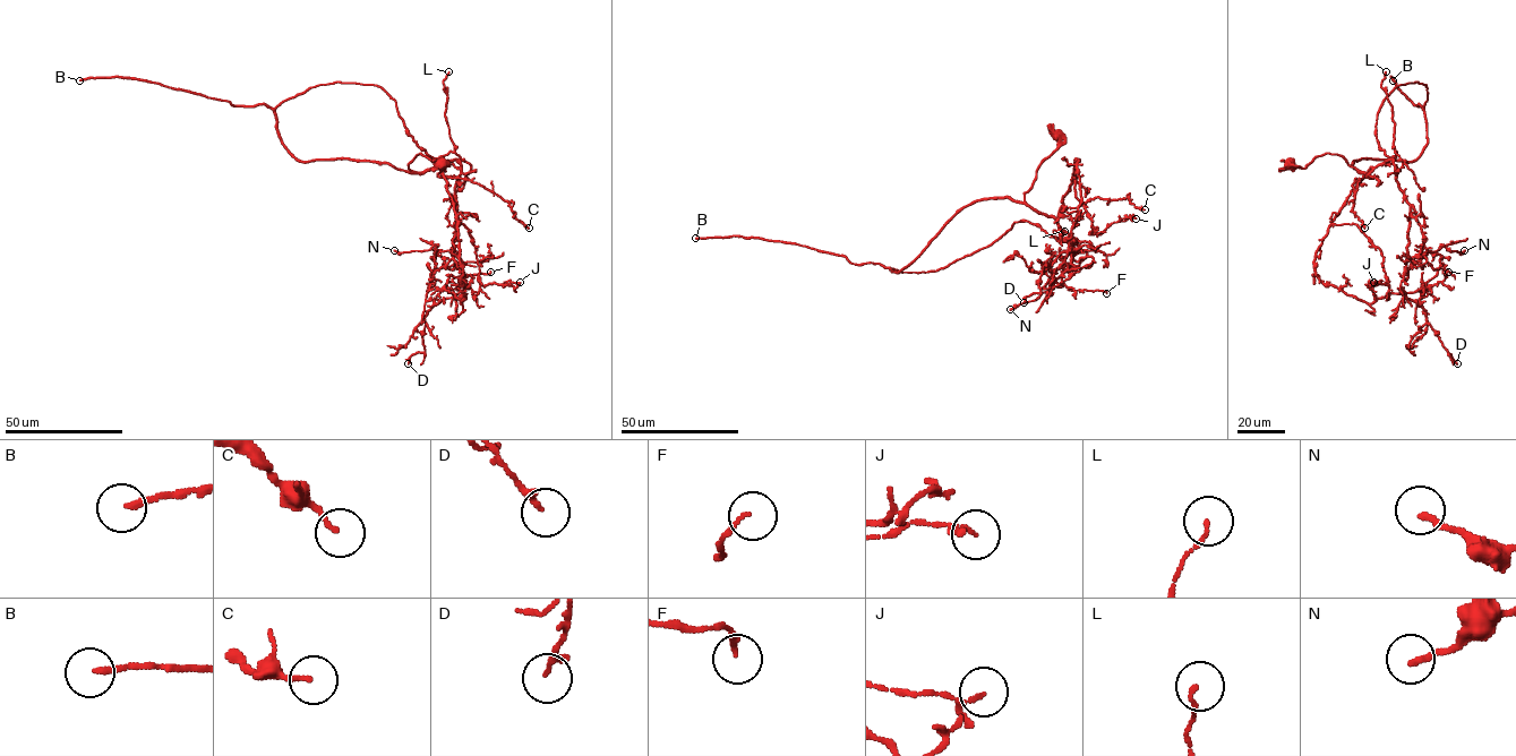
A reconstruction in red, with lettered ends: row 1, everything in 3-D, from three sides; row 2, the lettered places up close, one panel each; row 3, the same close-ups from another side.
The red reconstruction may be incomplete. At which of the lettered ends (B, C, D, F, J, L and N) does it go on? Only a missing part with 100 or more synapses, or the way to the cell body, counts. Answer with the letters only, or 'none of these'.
B

